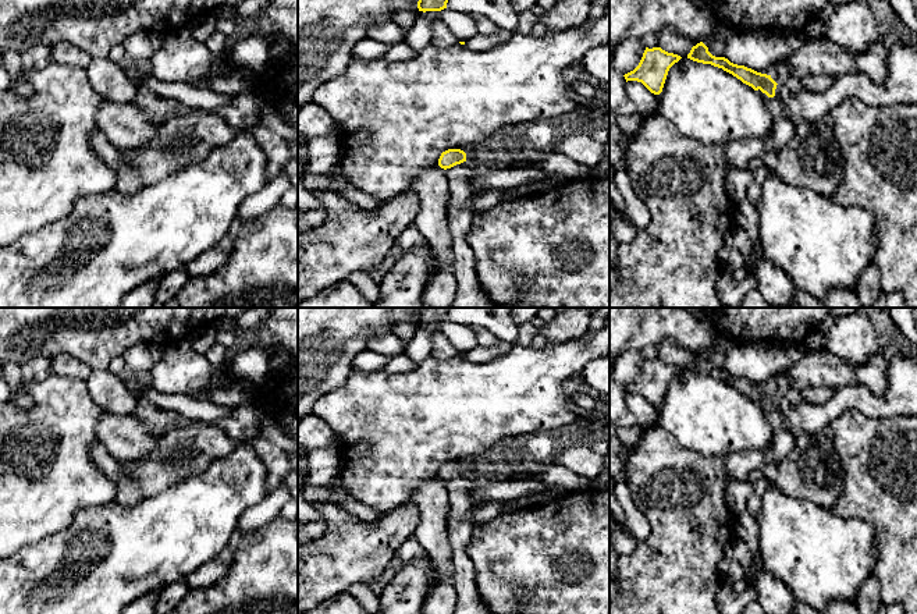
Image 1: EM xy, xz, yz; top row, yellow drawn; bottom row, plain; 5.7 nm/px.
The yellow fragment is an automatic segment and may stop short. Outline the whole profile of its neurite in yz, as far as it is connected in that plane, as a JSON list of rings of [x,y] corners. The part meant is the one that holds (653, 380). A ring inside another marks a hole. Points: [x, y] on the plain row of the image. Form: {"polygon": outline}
{"polygon": [[[646,359],[639,377],[625,386],[625,391],[641,394],[651,405],[660,407],[662,404],[669,380],[682,369],[668,365],[661,359]]]}

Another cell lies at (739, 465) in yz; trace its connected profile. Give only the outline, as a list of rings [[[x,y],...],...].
[[[775,408],[770,412],[770,422],[772,426],[772,441],[767,450],[729,454],[724,458],[731,479],[747,480],[750,472],[760,469],[763,464],[776,464],[789,457],[795,447],[796,434],[788,427],[785,418]]]

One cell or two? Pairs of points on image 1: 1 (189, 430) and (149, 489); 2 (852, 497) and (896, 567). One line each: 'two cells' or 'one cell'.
1: one cell
2: one cell

